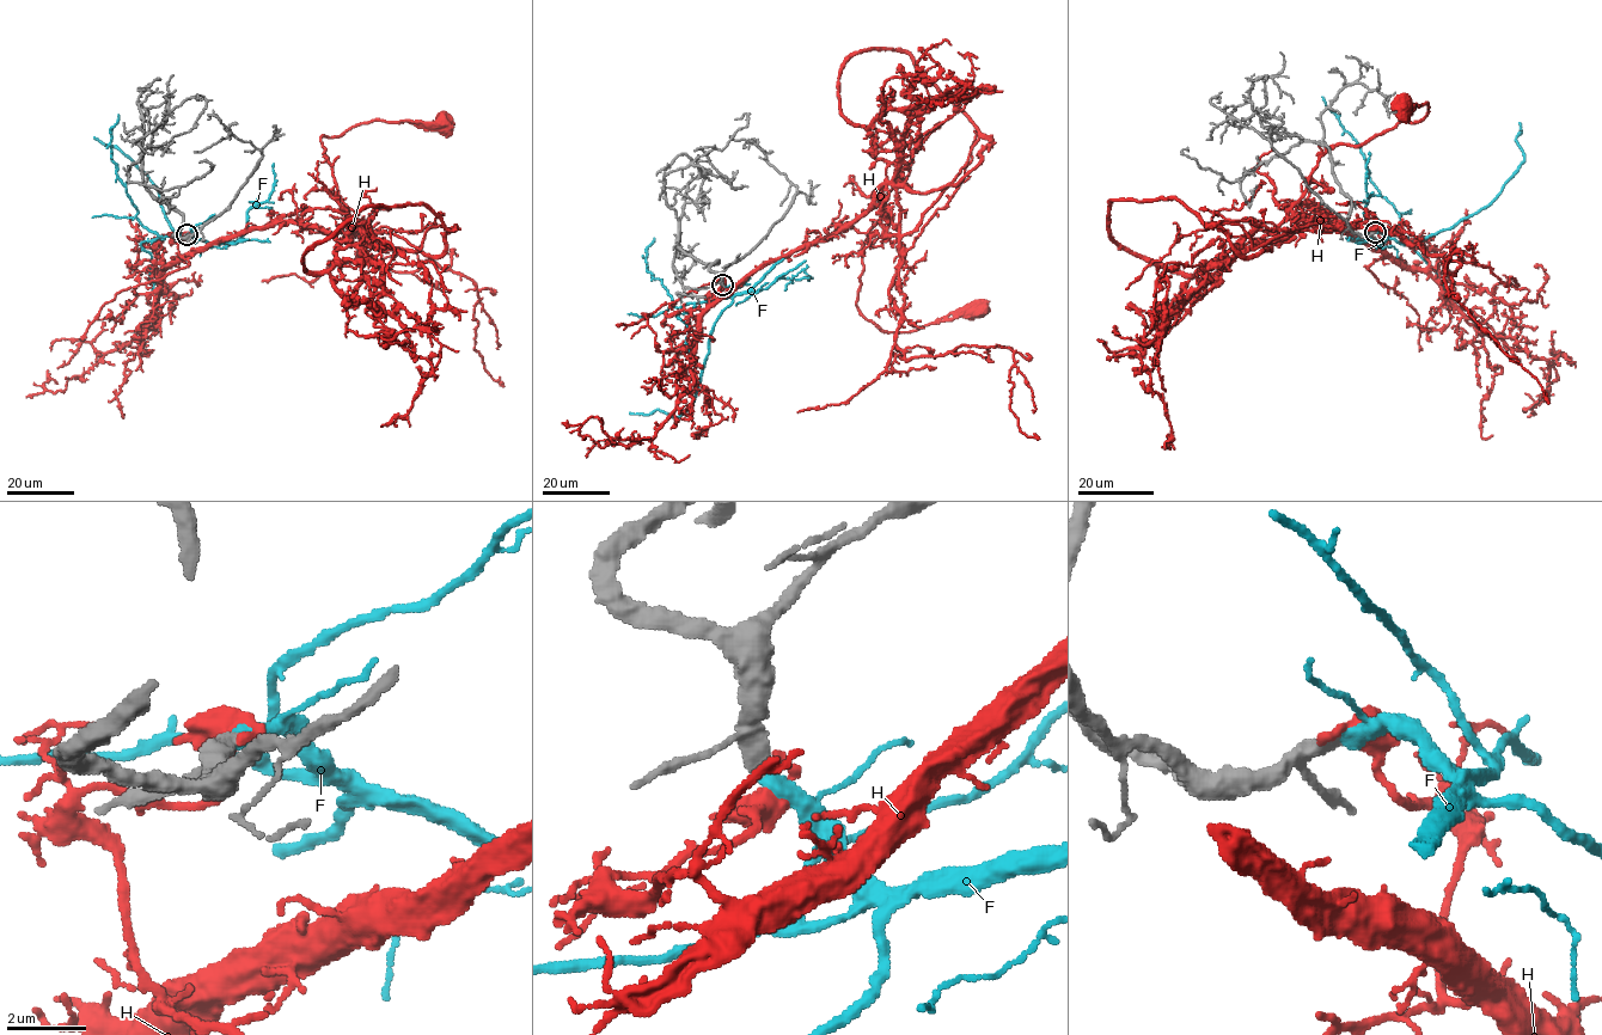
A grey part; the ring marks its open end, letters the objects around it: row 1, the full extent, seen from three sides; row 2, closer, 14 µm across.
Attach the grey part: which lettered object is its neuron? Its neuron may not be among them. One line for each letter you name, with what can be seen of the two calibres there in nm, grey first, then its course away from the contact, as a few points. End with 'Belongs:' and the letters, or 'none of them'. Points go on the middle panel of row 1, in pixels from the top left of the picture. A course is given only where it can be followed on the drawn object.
F: 480/440 nm | via (722, 285), (732, 301), (710, 334), (709, 353), (694, 402), (678, 416), (655, 410), (648, 414), (629, 414)
Belongs: F

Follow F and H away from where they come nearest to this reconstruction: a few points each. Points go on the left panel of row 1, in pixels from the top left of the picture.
F: (187, 234), (196, 240), (189, 244), (178, 240), (158, 189), (128, 157), (93, 138)
H: (188, 234), (173, 240), (183, 256), (299, 209), (346, 210), (323, 136), (374, 120), (444, 123)

